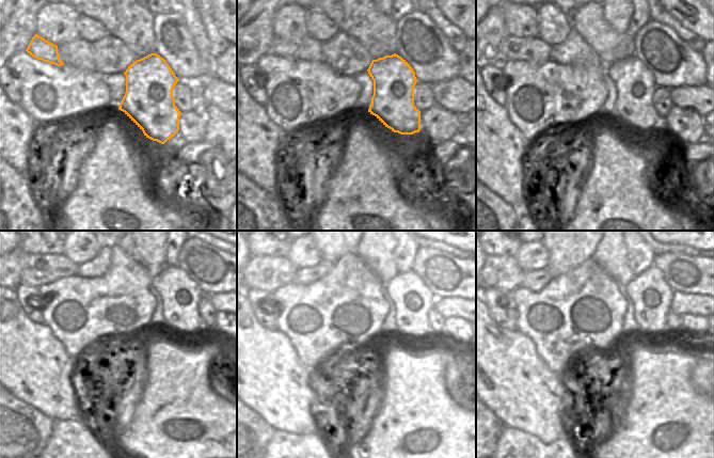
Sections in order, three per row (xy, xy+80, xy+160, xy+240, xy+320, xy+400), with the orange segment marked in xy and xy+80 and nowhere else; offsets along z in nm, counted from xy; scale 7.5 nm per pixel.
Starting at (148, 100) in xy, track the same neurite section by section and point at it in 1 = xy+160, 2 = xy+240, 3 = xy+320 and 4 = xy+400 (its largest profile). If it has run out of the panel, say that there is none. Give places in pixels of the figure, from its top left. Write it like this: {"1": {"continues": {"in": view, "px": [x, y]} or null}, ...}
{"1": {"continues": {"in": "xy+160", "px": [635, 84]}}, "2": {"continues": {"in": "xy+240", "px": [171, 278]}}, "3": {"continues": {"in": "xy+320", "px": [412, 320]}}, "4": {"continues": {"in": "xy+400", "px": [651, 319]}}}

